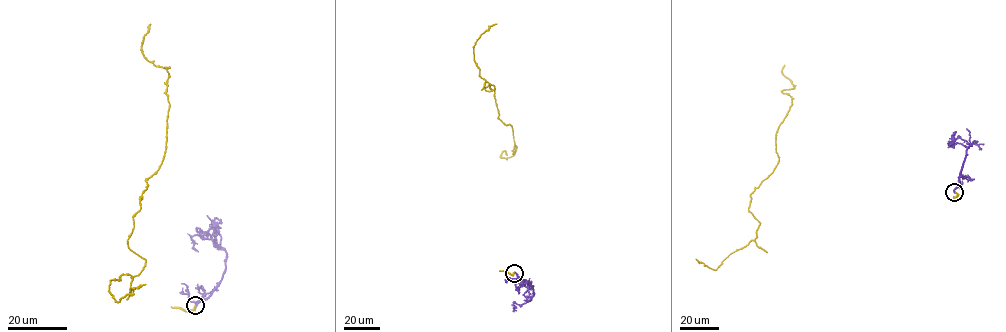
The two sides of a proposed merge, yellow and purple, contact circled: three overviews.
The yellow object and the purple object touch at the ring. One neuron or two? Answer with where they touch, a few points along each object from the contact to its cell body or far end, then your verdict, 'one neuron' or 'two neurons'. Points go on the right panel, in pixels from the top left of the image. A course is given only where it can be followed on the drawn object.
(954, 192) | yellow via (954, 192), (954, 197), (779, 162), (750, 195), (748, 210), (760, 222), (755, 239), (715, 270), (695, 259) | purple via (954, 192), (966, 149), (972, 145), (957, 137), (954, 139), (952, 136), (955, 131) | one neuron

